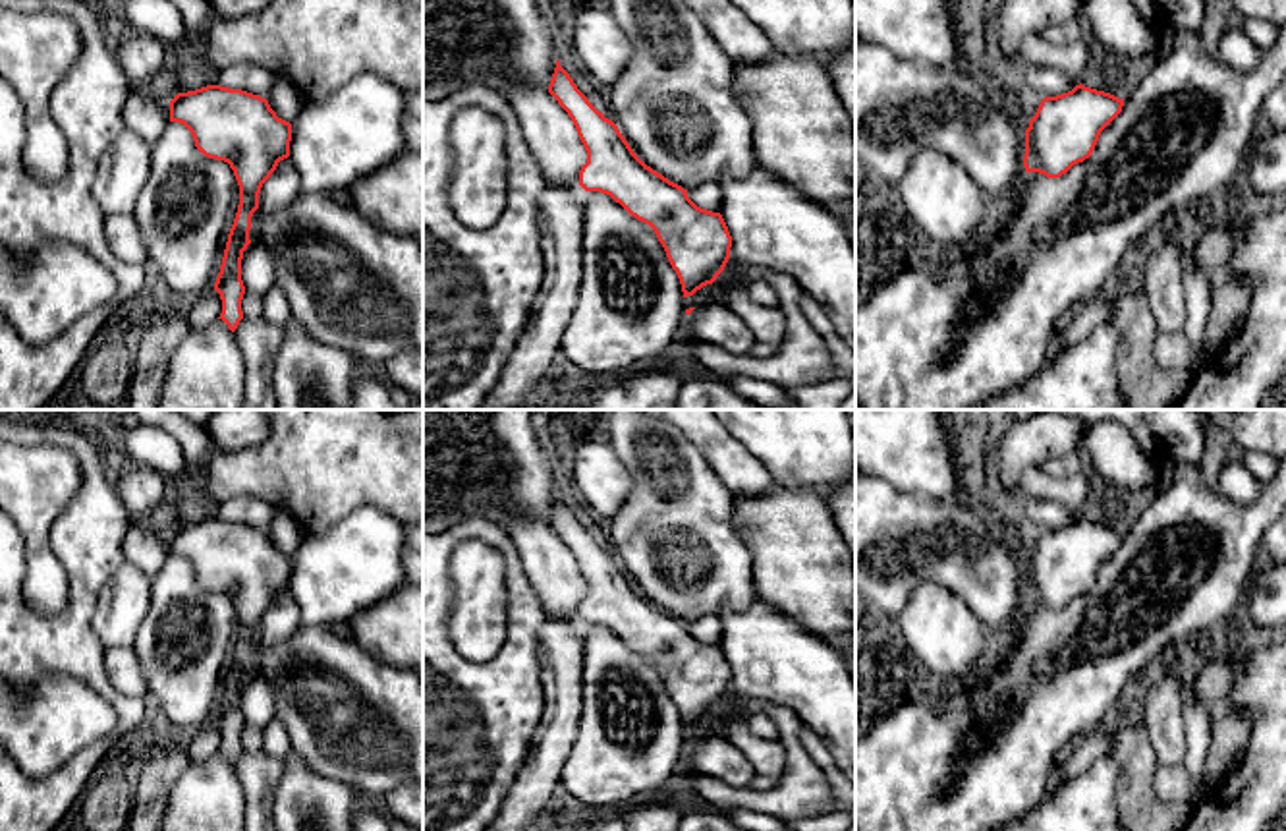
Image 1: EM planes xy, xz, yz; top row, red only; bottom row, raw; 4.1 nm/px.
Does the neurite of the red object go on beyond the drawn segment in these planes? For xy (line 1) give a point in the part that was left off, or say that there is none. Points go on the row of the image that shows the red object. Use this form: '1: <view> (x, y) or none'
1: none

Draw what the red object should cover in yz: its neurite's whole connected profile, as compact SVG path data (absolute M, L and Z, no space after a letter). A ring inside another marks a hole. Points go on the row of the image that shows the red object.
M1076 85L1045 97L1025 129L1025 172L1060 178L1091 157L1101 131L1122 112L1124 99Z

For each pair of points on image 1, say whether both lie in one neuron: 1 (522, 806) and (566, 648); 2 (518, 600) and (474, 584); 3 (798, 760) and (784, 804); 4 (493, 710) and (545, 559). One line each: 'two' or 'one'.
1: one
2: two
3: one
4: two

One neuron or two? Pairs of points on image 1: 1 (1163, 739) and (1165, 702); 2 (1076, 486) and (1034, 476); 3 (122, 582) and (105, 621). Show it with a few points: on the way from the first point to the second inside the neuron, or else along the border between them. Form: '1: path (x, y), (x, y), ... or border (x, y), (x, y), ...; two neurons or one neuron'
1: path (1163, 729), (1163, 712); one neuron
2: path (1066, 486), (1043, 486); one neuron
3: path (122, 592), (122, 603), (114, 611); one neuron

